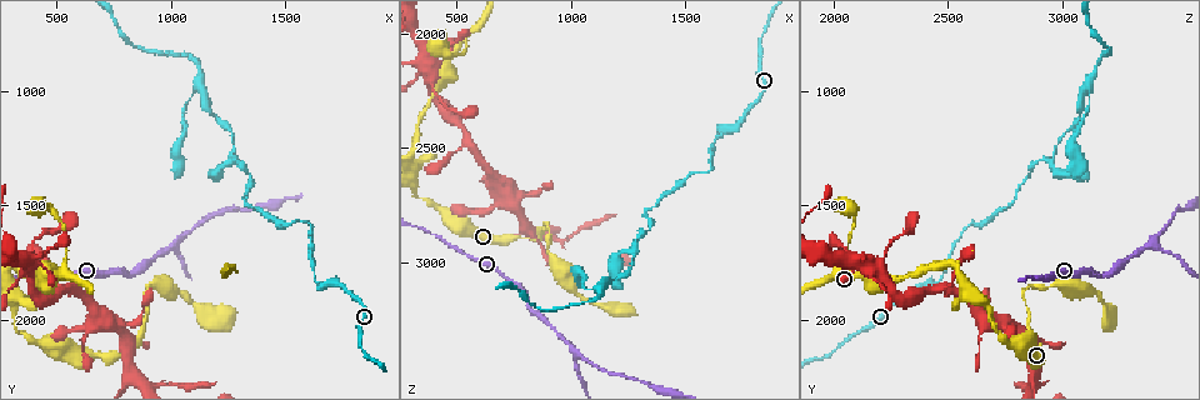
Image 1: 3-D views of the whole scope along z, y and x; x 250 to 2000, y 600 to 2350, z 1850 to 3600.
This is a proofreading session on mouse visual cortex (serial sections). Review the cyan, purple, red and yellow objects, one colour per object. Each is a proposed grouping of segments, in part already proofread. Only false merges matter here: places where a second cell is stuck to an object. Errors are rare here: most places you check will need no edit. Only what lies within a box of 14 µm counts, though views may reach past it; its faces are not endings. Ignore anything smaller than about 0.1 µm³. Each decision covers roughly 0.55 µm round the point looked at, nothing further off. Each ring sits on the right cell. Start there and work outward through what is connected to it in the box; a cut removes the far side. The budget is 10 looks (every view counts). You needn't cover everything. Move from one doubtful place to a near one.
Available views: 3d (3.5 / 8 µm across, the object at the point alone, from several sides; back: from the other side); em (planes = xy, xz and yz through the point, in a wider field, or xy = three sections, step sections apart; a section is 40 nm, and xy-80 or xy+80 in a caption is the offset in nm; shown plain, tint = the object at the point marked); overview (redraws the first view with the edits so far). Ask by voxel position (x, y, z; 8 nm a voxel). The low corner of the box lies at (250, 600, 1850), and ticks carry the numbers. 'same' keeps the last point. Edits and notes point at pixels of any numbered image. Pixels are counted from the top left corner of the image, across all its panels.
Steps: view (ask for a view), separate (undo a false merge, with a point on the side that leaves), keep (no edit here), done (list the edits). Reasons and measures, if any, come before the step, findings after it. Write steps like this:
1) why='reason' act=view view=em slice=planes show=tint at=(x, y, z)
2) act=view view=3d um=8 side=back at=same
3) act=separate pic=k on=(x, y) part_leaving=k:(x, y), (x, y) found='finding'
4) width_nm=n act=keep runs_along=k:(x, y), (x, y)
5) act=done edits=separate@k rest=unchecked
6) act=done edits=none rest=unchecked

why='thick turns thin' act=view view=3d um=3.5 at=(540, 1690, 2040)

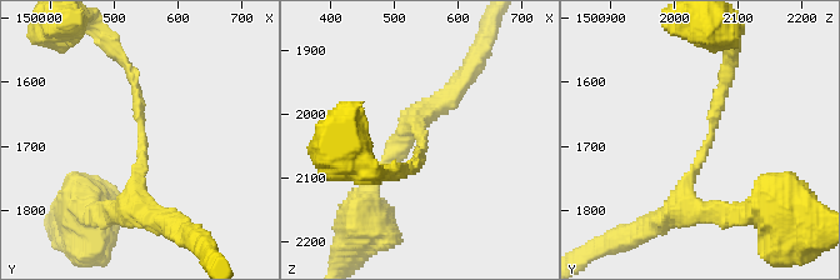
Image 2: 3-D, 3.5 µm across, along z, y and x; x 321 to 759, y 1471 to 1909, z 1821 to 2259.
why='now the EM' act=view view=em slice=xy step=5 show=tint at=(550, 1695, 2055)

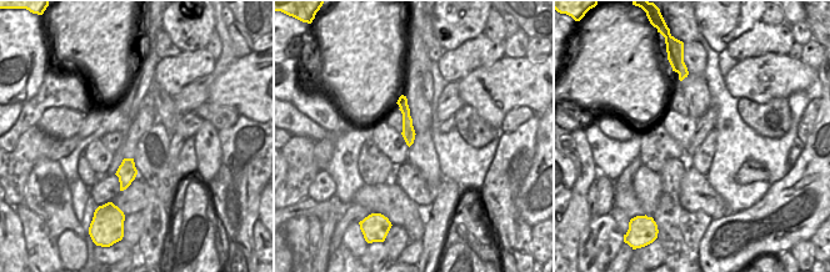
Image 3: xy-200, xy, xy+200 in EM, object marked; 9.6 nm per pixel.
act=keep runs_along=2:(121, 211), (144, 146), (129, 66) found='one cell here'

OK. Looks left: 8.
why='abrupt turn' act=view view=3d um=3.5 at=(890, 1950, 2850)

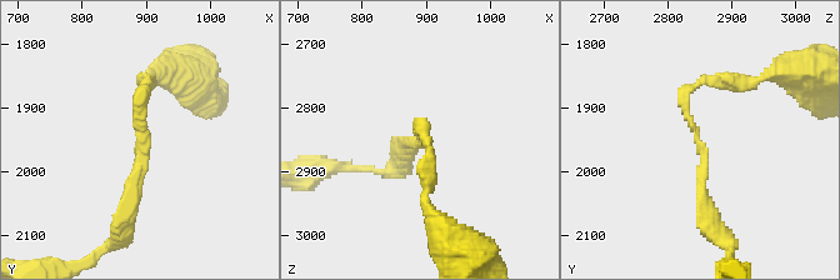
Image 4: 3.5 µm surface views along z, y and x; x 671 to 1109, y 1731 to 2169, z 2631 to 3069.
act=view view=em slice=xy step=5 show=tint at=(895, 1940, 2850)

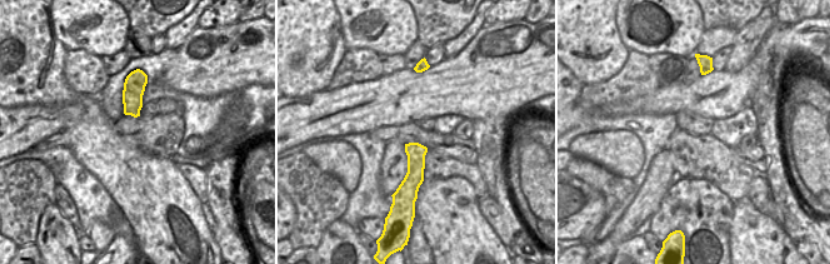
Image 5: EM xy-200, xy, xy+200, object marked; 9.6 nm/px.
width_nm=180 act=keep runs_along=4:(128, 210), (150, 80) found='one cell here'

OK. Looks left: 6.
why='narrows sharply' act=view view=3d um=3.5 at=(1590, 1570, 2610)

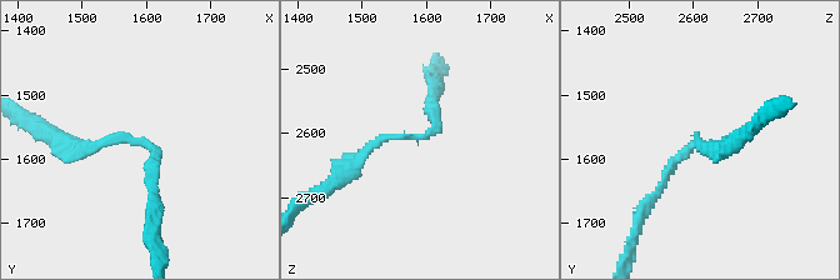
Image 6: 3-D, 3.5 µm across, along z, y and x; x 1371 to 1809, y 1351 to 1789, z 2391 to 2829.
act=view view=em slice=xy step=2 show=tint at=(1580, 1575, 2605)

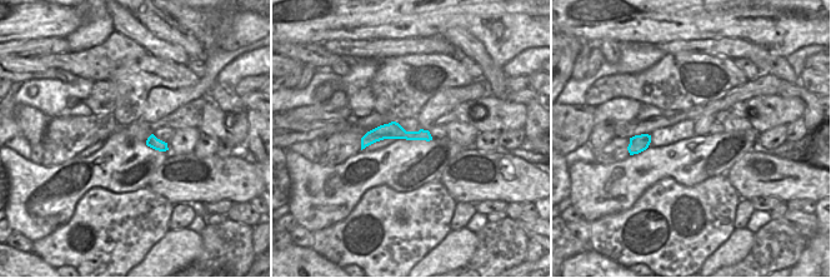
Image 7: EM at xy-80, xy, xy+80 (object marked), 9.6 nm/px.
arm_widths_nm=150,150 act=keep runs_along=6:(435, 90), (435, 129), (381, 138), (344, 170) found='one cell here'

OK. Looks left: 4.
why='branch point' act=view view=3d um=3.5 at=(1110, 970, 3110)

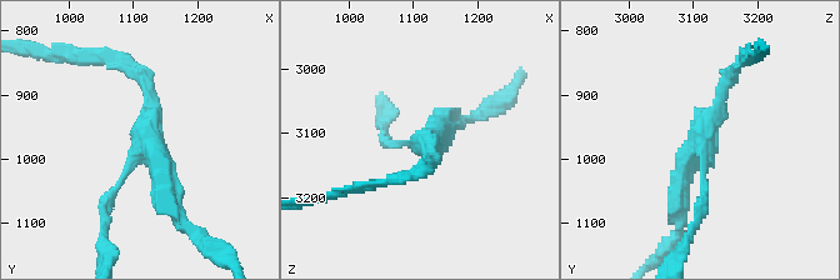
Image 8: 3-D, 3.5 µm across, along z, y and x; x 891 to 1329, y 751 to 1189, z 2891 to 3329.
arms=3 arm_widths_nm=150,150,250 act=view view=em slice=planes show=tint at=(1125, 970, 3115)

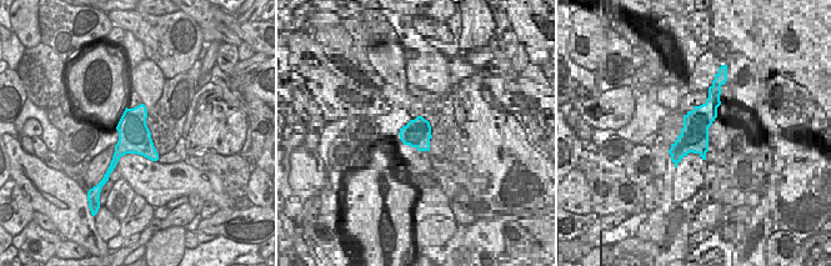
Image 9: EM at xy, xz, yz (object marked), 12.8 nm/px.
act=keep runs_along=8:(459, 119), (443, 119), (428, 141), (385, 141) found='all the same cell'

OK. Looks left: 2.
act=done edits=none rest=unchecked

